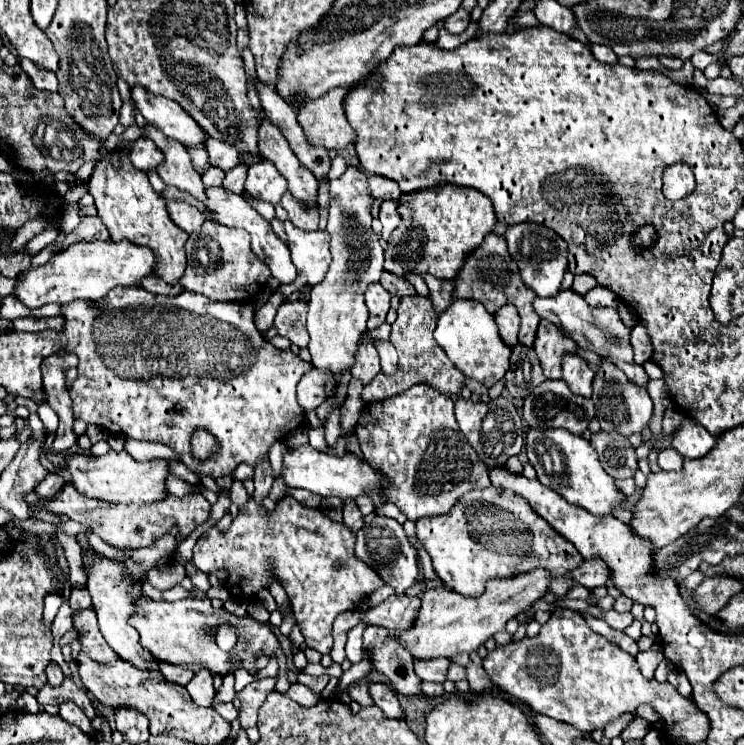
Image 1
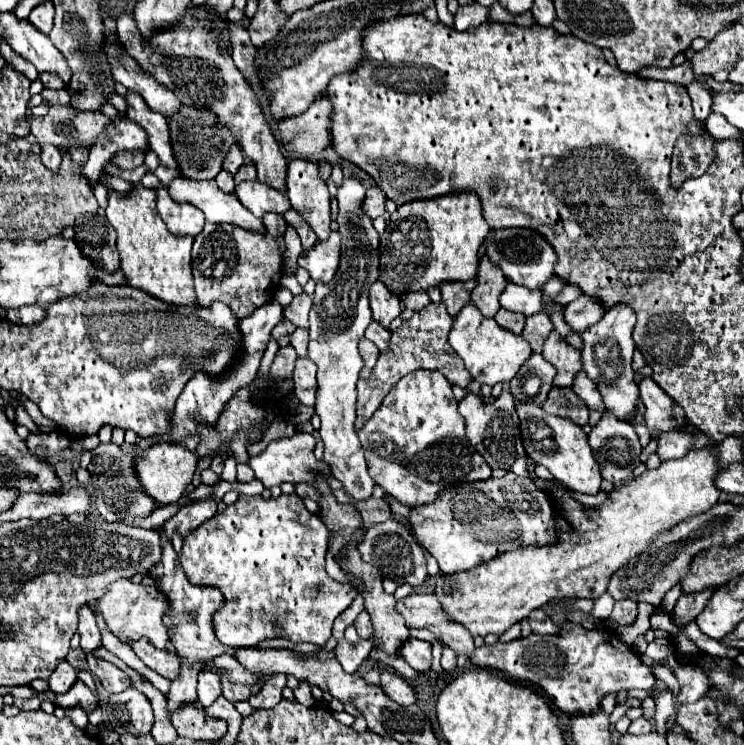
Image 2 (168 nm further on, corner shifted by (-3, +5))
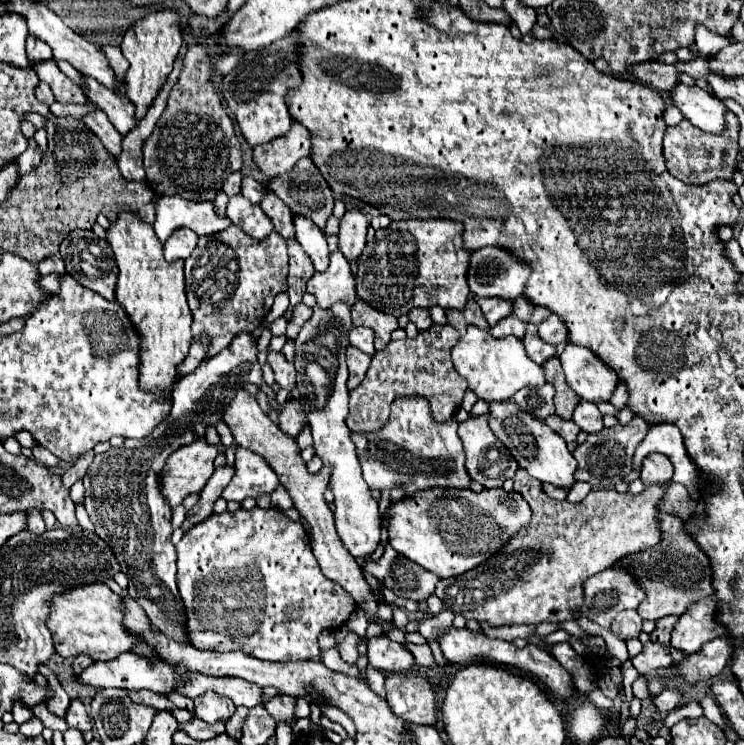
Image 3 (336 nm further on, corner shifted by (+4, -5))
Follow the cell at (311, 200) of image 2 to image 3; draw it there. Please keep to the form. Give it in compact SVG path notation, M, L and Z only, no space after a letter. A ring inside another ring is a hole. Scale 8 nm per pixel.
M293 216L293 220L297 230L297 242L303 246L305 254L311 258L315 270L325 272L329 266L329 248L327 248L325 234L309 218Z

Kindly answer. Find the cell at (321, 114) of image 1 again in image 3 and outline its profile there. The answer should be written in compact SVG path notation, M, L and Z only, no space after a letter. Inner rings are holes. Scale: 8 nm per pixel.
M293 122L291 130L285 136L279 136L263 146L255 146L253 160L267 178L285 174L295 166L299 158L309 156L309 140L309 130L305 126L299 126L299 122Z

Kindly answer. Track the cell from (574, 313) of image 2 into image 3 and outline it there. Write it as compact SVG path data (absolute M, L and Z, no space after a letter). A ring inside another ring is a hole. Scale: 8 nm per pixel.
M549 316L545 322L541 322L537 326L537 330L539 330L539 338L549 344L567 342L567 330L565 330L563 322L559 322L559 318L555 318L555 316Z

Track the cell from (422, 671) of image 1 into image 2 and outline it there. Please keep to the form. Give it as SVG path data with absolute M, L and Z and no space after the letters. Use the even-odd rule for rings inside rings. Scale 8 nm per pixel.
M410 638L402 646L402 656L414 670L428 672L432 666L432 644L424 642L424 640Z

